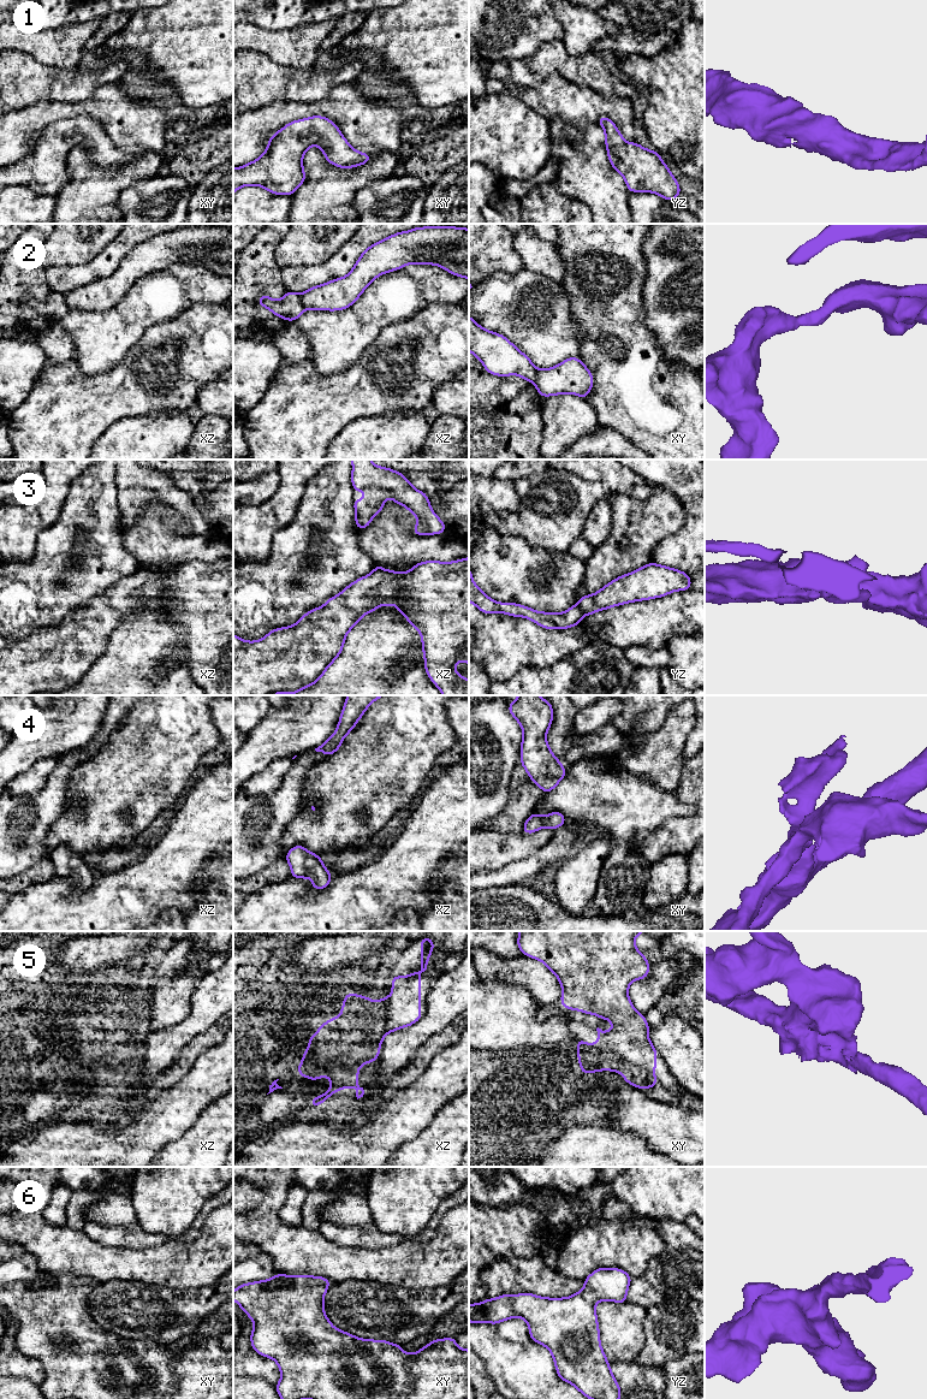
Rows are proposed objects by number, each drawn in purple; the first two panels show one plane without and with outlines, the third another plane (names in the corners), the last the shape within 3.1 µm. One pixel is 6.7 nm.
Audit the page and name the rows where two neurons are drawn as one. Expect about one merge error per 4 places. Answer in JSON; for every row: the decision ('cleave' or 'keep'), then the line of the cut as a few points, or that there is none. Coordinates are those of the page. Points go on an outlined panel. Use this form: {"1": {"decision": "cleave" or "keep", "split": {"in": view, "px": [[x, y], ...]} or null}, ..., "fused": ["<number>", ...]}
{"1": {"decision": "keep", "split": null}, "2": {"decision": "cleave", "split": {"in": "xz", "px": [[298, 295], [305, 308]]}}, "3": {"decision": "cleave", "split": {"in": "yz", "px": [[576, 604], [584, 614]]}}, "4": {"decision": "keep", "split": null}, "5": {"decision": "keep", "split": null}, "6": {"decision": "keep", "split": null}, "fused": ["2", "3"]}

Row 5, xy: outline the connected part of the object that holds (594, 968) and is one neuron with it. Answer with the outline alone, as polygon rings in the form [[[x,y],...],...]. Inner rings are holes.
[[[519,931],[517,944],[521,954],[542,961],[557,977],[561,985],[561,1006],[566,1009],[581,1010],[607,1019],[613,1024],[610,1032],[596,1028],[599,1042],[588,1044],[577,1038],[577,1056],[583,1074],[598,1071],[616,1071],[638,1089],[655,1087],[656,1050],[648,1038],[649,1025],[644,1014],[640,1014],[632,1006],[628,989],[634,980],[649,974],[649,962],[635,947],[635,937],[646,931]]]

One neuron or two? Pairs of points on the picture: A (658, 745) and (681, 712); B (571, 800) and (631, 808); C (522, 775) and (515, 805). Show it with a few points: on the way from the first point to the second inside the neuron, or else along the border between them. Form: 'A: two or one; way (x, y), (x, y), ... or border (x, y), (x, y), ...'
A: one; way (666, 736), (681, 721)
B: one; way (586, 802), (590, 807), (617, 810)
C: one; way (521, 782), (521, 798)

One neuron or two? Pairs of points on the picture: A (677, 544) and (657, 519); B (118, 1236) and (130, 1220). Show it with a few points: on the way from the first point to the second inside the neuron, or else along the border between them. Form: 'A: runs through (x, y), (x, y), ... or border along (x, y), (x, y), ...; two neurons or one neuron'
A: border along (685, 511), (683, 523), (658, 544), (652, 557); two neurons
B: border along (97, 1222), (117, 1226), (137, 1225); two neurons

